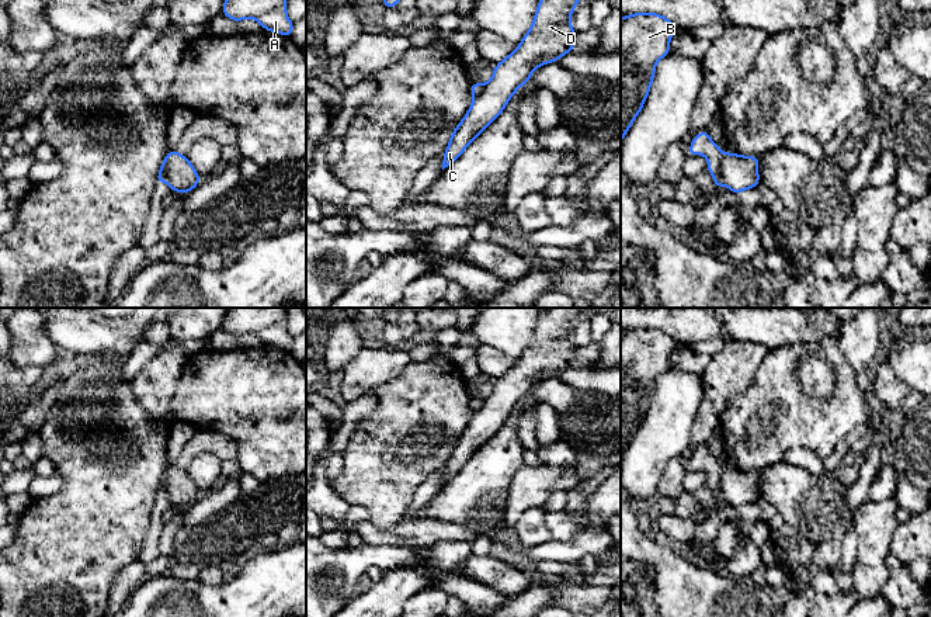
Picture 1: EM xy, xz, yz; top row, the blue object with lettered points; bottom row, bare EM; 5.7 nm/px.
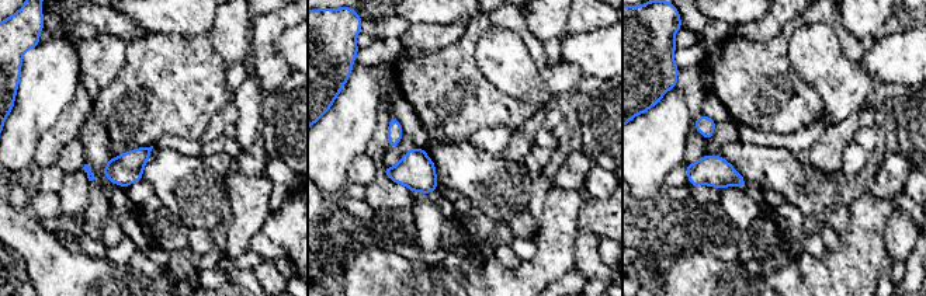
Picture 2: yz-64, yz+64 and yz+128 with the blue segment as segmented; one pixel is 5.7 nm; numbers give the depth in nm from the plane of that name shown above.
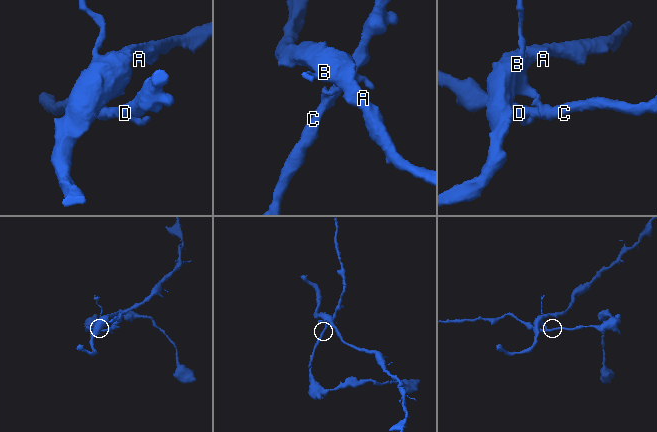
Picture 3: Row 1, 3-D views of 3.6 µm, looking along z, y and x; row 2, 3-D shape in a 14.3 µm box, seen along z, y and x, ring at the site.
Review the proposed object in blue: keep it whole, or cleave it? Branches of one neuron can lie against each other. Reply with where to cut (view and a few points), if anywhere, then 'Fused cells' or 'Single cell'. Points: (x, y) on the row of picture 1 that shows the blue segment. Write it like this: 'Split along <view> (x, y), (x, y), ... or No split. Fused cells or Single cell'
Split along yz (722, 153), (719, 165), (721, 183). Fused cells

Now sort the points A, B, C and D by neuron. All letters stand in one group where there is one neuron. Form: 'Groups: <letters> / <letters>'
Groups: A B / C D

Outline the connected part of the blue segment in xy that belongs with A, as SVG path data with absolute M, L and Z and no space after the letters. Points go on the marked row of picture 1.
M225 0L220 11L236 22L256 20L263 30L285 37L291 37L293 31L293 22L286 14L286 0Z

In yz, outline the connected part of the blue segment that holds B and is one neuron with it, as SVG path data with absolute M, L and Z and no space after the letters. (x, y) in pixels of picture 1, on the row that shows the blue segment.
M656 13L621 18L621 145L649 96L656 63L668 55L677 27Z

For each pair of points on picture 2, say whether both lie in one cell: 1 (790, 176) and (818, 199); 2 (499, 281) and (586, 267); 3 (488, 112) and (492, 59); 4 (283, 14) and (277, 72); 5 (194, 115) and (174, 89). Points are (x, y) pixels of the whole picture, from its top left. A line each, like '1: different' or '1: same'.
1: same
2: different
3: different
4: same
5: same

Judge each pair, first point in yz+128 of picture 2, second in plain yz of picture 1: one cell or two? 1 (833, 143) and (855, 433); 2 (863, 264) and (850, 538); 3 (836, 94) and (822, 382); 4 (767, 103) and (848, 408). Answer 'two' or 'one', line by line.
1: one
2: two
3: one
4: one

